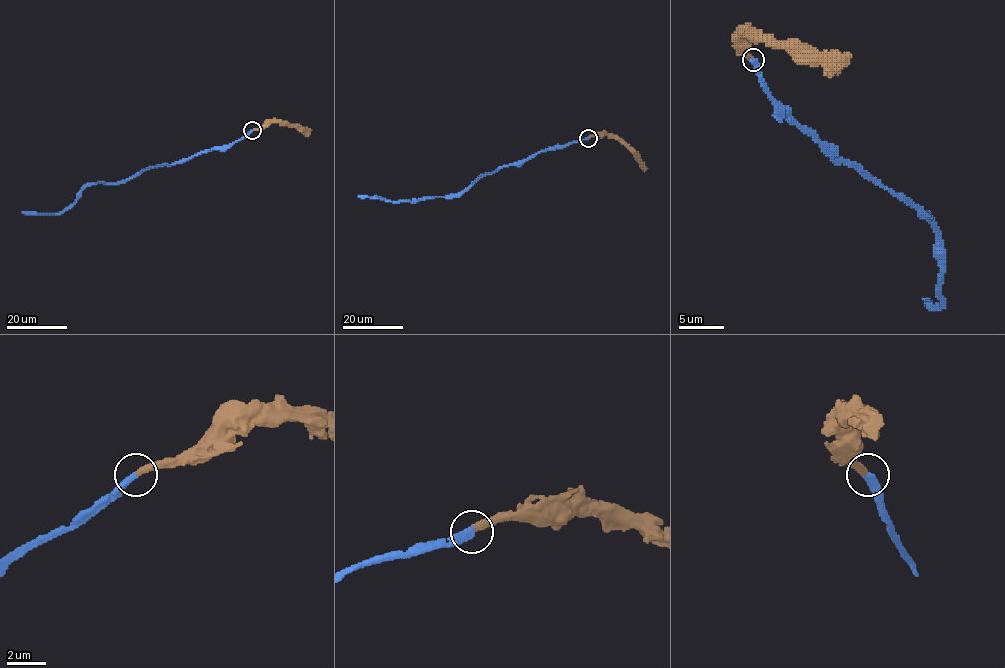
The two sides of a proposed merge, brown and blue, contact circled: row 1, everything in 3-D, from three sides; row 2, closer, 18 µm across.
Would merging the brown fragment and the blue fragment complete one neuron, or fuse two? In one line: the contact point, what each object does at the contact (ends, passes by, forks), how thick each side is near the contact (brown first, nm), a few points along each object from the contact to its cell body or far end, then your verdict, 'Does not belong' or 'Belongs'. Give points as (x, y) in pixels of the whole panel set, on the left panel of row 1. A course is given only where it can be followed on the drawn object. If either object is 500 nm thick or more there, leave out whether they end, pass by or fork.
Place: (252, 130). At the ring brown ends. At the ring blue ends. Thickness 360 nm (brown) against 440 nm. Course of brown: (252, 130), (265, 127), (270, 122), (287, 122), (309, 132). Course of blue: (252, 130), (227, 145), (140, 170), (121, 182), (88, 184), (59, 213), (22, 211). Belongs

